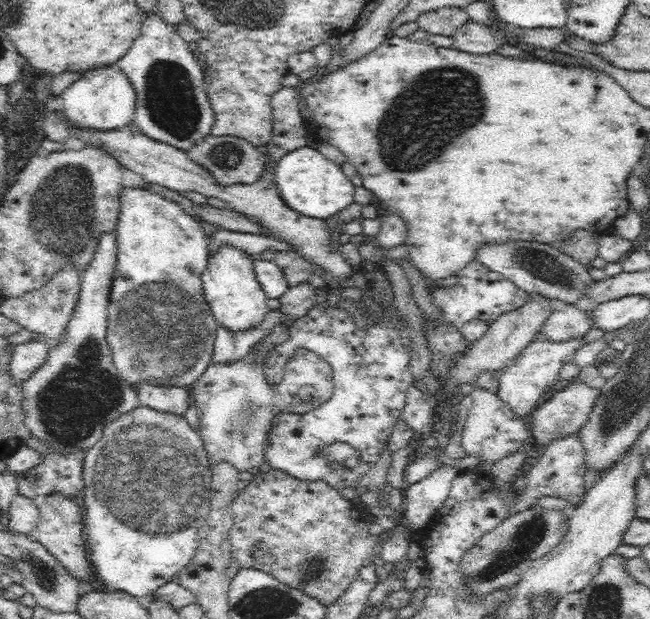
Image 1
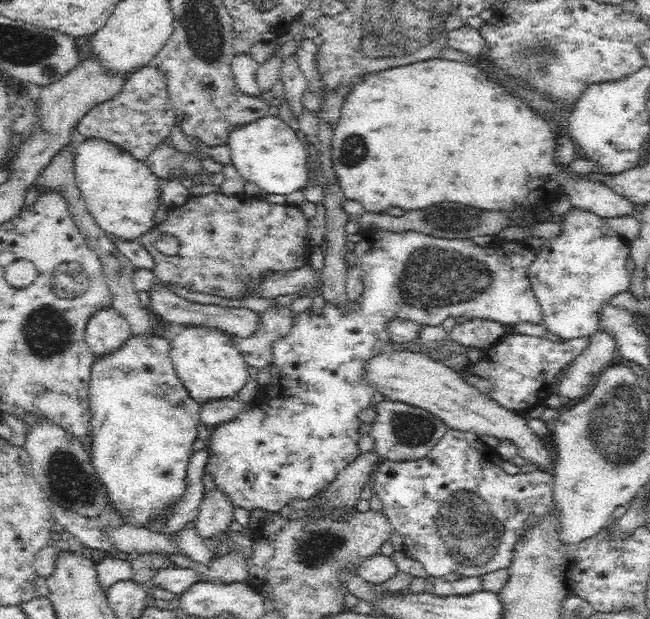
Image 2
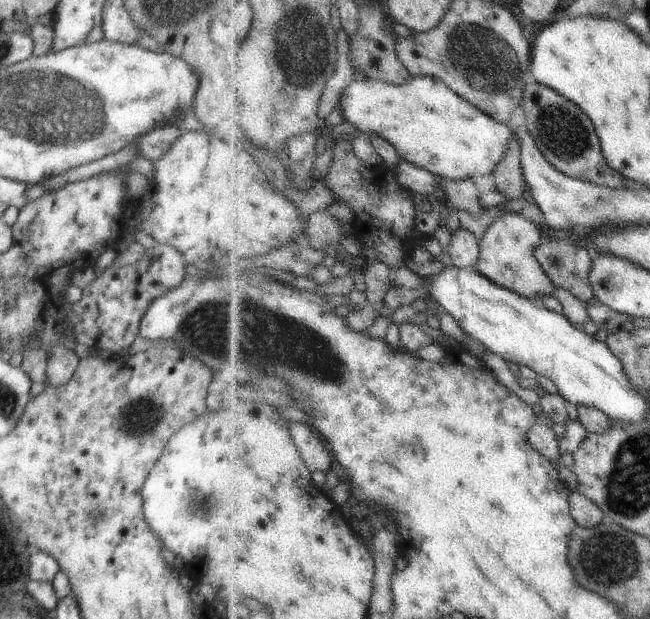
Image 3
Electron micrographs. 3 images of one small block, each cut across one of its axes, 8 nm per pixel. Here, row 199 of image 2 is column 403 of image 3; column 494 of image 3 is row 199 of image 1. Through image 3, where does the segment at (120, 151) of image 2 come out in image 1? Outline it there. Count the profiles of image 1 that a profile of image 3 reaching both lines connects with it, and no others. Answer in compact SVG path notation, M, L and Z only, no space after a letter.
M121 184L119 191L119 214L116 218L116 226L114 230L114 246L115 246L115 272L113 275L113 286L110 293L109 304L109 321L107 326L107 339L110 343L114 355L114 364L120 371L123 378L130 380L132 383L136 380L151 380L154 384L175 384L176 386L190 387L200 374L210 365L212 356L212 346L216 330L216 321L210 313L206 299L204 299L202 290L202 274L207 270L208 253L207 244L208 237L202 229L200 219L194 213L182 210L176 200L166 197L162 194L154 194L150 192L148 187L132 188L132 186L124 186Z

